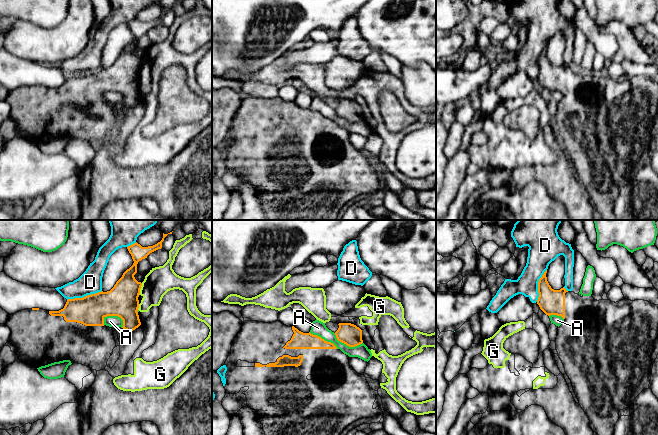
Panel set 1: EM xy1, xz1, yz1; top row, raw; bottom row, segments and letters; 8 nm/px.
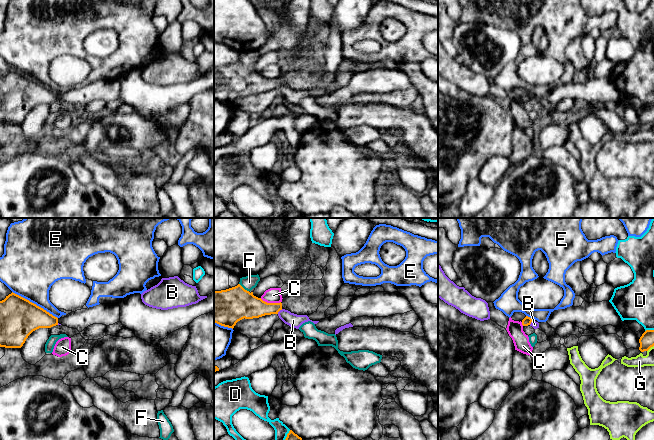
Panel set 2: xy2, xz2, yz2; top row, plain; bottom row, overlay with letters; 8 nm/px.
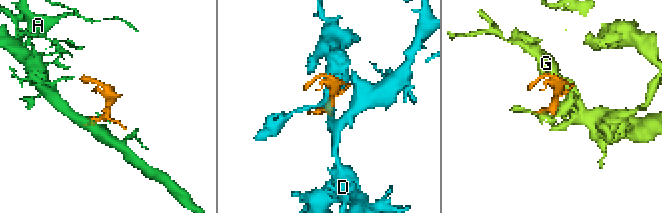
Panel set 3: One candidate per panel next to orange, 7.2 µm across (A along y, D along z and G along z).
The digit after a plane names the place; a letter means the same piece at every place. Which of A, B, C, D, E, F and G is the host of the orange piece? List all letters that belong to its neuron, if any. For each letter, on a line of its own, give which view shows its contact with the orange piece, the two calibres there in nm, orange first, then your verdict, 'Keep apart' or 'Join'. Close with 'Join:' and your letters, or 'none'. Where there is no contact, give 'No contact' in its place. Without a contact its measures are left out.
A: Touches orange in xy1. Thickness 260 nm (orange) against 90 nm. Keep apart
B: Touches orange in xz2. Thickness 190 nm (orange) against 110 nm. Keep apart
C: Touches orange in xz2. Thickness 240 nm (orange) against 130 nm. Keep apart
D: Touches orange in xy1. Thickness 240 nm (orange) against 190 nm. Keep apart
E: Touches orange in xy2. Thickness 320 nm (orange) against 380 nm. Keep apart
F: Touches orange in xz2. Thickness 280 nm (orange) against 120 nm. Keep apart
G: Touches orange in xy1. Thickness 260 nm (orange) against 220 nm. Keep apart
Join: none

